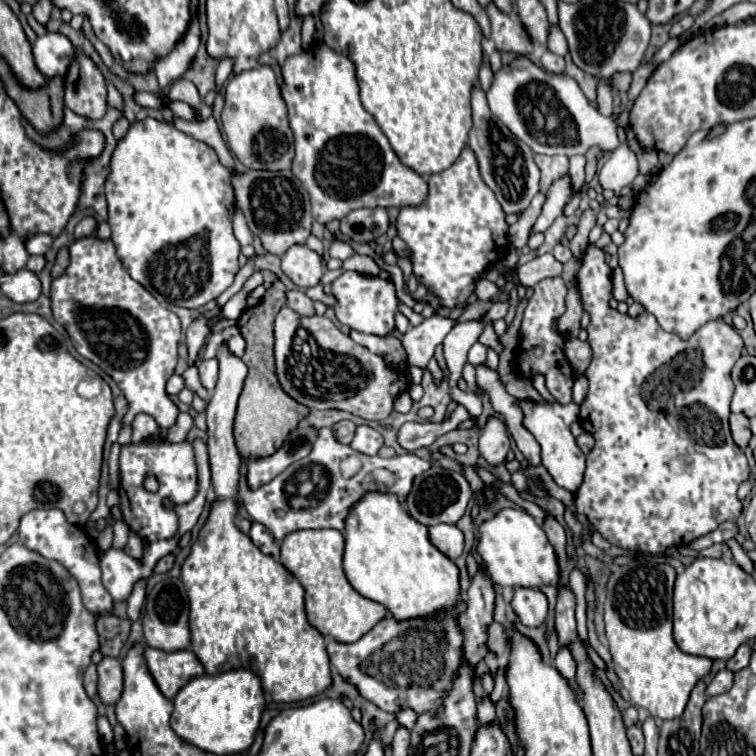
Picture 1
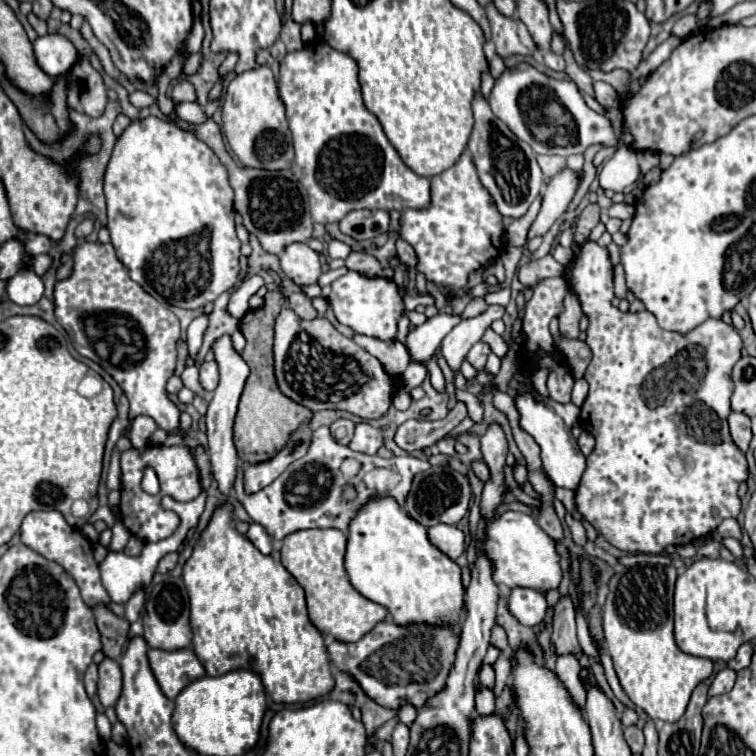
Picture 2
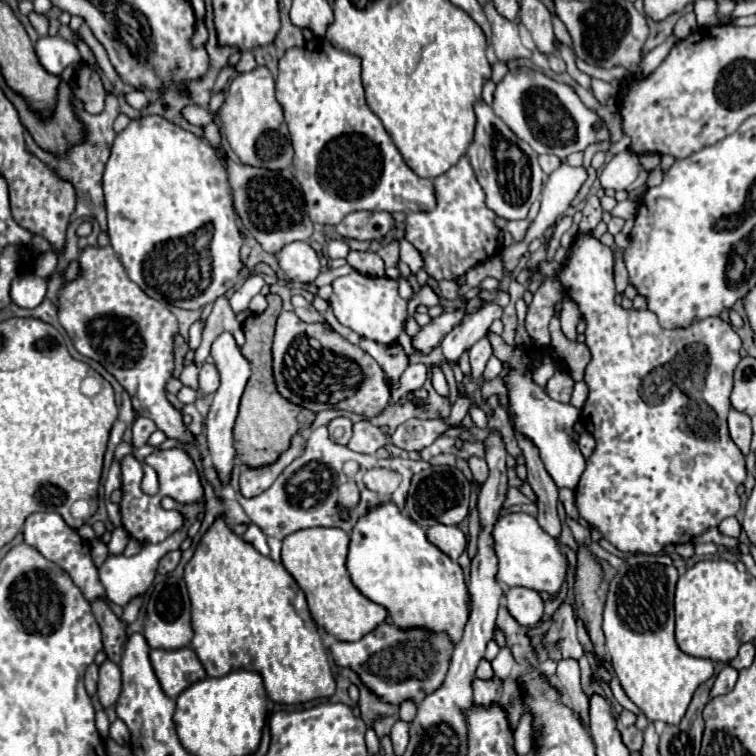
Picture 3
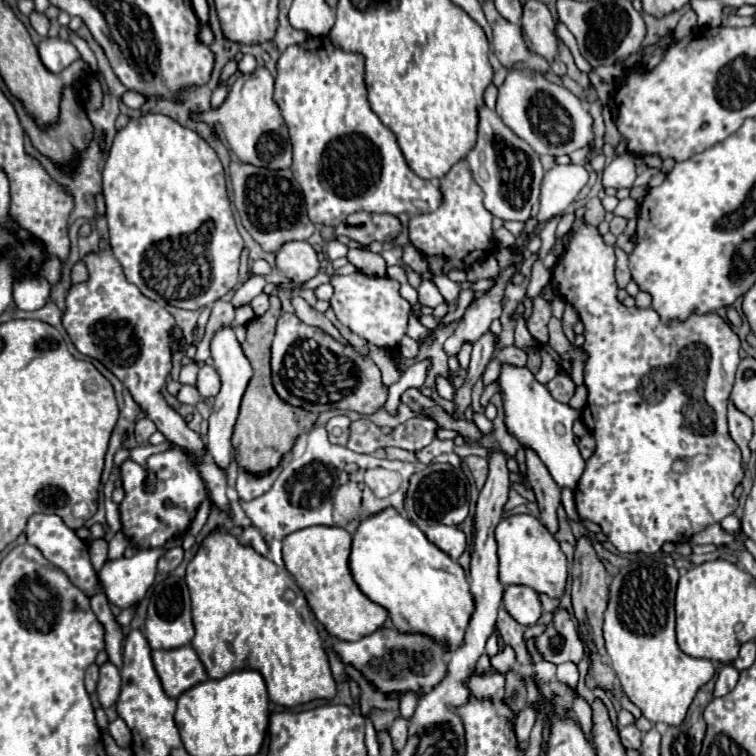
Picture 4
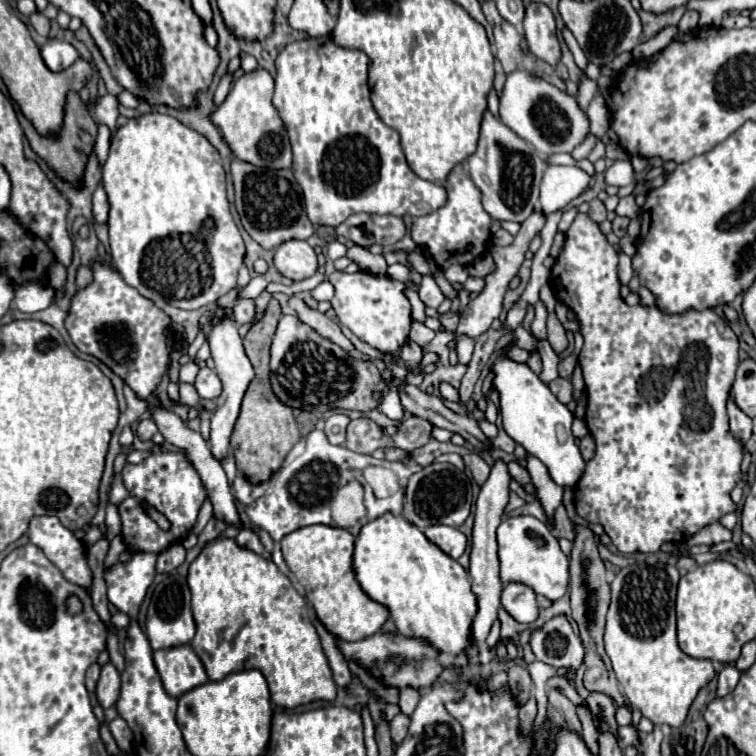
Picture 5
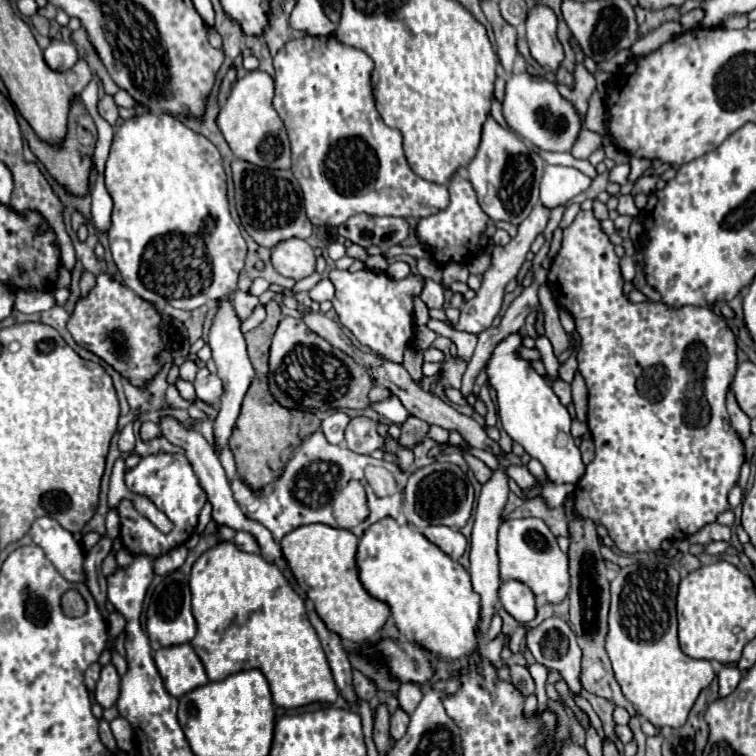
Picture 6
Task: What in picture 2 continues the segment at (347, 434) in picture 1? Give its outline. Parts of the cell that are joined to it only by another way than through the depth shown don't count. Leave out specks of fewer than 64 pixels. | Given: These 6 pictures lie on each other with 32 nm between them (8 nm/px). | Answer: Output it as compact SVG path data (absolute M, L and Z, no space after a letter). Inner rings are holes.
M340 418L340 420L330 424L330 432L338 444L348 444L352 440L352 434L354 434L354 422Z

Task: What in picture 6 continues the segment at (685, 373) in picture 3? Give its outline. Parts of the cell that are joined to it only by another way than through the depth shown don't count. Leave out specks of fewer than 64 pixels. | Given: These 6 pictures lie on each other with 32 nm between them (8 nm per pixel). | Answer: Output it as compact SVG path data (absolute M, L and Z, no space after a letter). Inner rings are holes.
M580 210L574 222L568 228L564 228L562 246L548 270L548 286L554 294L556 304L574 318L576 332L580 334L580 350L576 360L578 360L578 372L584 376L588 386L588 428L592 432L592 438L596 438L596 456L586 466L586 472L578 480L574 490L576 510L584 518L590 518L596 524L602 524L608 530L610 538L614 540L616 548L624 554L652 552L660 548L662 540L684 540L696 534L702 526L714 522L720 512L730 510L726 496L736 486L740 476L740 466L744 464L744 444L740 436L732 432L728 412L726 412L726 390L736 372L736 342L734 342L732 330L728 328L724 318L714 314L710 308L692 308L692 306L668 308L668 304L660 304L660 302L640 302L640 304L630 302L628 294L624 292L620 258L616 256L614 244L610 242L610 238L602 232L600 220L594 216L592 210Z

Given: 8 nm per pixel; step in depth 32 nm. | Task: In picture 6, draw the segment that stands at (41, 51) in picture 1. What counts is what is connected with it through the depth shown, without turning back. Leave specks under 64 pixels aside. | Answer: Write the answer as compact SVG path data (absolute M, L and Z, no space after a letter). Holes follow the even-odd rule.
M52 40L52 44L44 52L44 60L52 70L66 72L78 62L78 52L74 44L62 42L62 40Z

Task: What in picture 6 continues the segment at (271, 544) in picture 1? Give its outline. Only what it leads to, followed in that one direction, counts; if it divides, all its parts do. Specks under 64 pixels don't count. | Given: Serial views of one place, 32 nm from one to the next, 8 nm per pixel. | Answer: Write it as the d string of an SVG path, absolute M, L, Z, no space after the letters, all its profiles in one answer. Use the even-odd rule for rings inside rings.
M236 532L236 536L234 536L234 540L232 540L232 542L234 542L234 544L236 544L236 548L240 548L242 552L260 554L260 548L258 548L256 540L254 540L248 532Z

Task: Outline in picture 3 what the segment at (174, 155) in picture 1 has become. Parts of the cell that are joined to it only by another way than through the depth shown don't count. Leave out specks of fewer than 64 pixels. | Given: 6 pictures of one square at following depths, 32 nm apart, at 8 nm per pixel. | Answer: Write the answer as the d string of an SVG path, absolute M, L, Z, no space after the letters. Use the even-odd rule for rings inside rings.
M142 116L138 120L130 120L130 124L116 136L114 144L112 144L112 152L110 158L106 162L106 170L104 170L104 202L106 202L106 212L108 212L108 236L110 236L110 244L118 256L118 260L122 262L128 278L132 282L136 282L142 292L146 296L152 296L154 300L158 300L164 306L176 306L176 308L186 308L186 310L198 310L206 304L212 304L216 298L224 296L228 290L232 290L238 284L240 278L240 248L244 244L238 228L236 228L236 216L234 216L234 208L232 208L232 196L228 190L228 176L226 170L220 162L220 158L216 156L214 148L204 140L198 138L196 134L192 134L190 130L180 128L178 124L162 118L162 116Z

